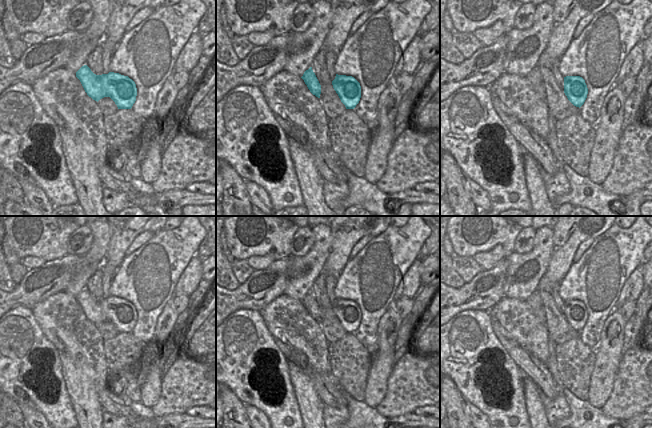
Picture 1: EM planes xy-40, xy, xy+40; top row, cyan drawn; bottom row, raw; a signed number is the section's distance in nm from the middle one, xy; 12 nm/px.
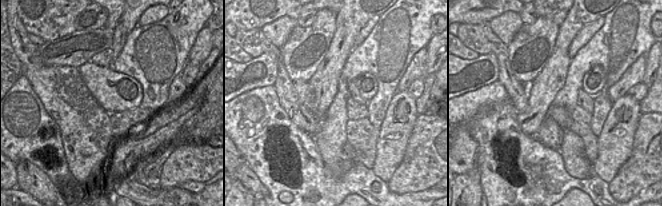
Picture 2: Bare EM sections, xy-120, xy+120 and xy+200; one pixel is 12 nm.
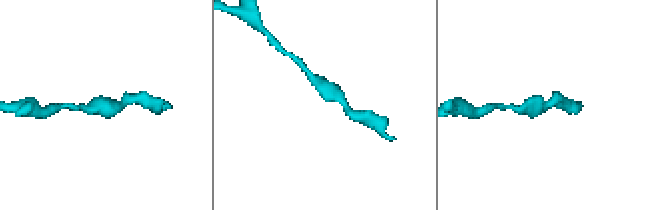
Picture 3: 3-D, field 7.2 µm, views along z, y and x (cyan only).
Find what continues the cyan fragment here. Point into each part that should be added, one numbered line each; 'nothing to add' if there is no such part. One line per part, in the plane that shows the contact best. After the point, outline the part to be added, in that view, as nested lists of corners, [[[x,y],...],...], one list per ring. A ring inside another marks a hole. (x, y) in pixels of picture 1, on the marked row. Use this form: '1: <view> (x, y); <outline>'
nothing to add

